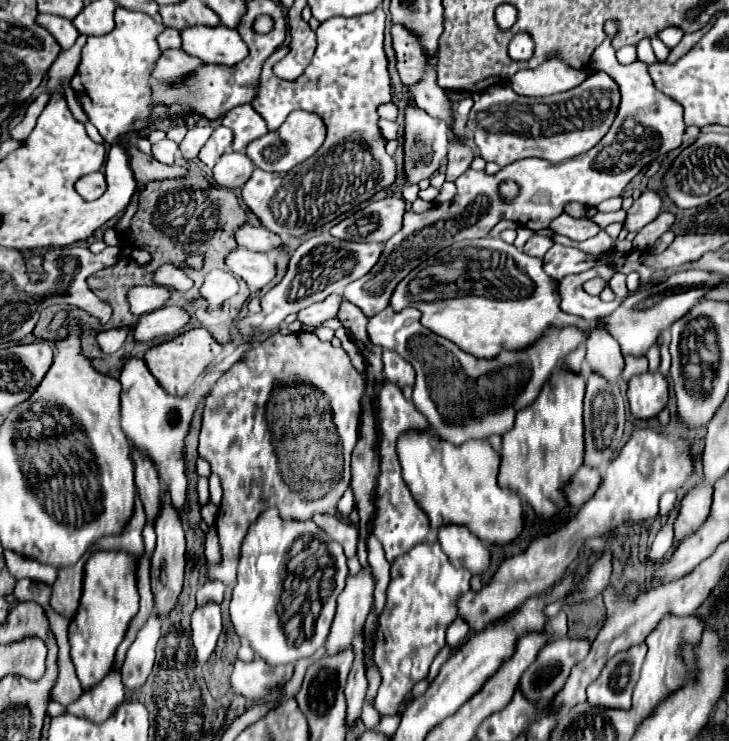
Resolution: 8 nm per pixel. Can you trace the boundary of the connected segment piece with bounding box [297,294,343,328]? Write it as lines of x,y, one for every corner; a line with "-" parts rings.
331,294
327,300
323,300
323,302
319,302
319,304
311,304
309,308
303,308
303,312
297,314
297,320
299,320
303,326
313,326
313,328
317,328
321,322
337,316
341,300
343,300
341,296

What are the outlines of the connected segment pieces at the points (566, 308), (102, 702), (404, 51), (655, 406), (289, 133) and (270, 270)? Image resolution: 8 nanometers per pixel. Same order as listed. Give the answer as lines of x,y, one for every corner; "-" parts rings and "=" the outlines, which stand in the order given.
598,266
575,274
575,276
565,276
559,282
559,296
561,296
561,308
563,312
571,312
575,316
581,316
585,320
591,320
591,316
609,316
619,308
621,300
613,302
601,302
597,296
589,296
583,292
583,282
596,276
604,279
611,279
613,270
606,266
=
115,668
95,686
83,692
79,700
65,706
67,714
83,716
93,722
103,722
111,716
111,712
123,702
123,682
121,672
115,672
=
399,24
391,28
391,36
393,36
393,50
397,56
397,72
401,76
401,82
405,86
415,84
421,78
425,68
423,50
419,48
419,42
415,40
415,36
=
645,372
629,380
631,414
639,420
655,418
667,406
667,380
661,372
=
295,110
287,116
287,120
273,132
267,132
265,136
253,140
247,146
247,156
251,158
251,162
267,172
289,172
293,166
305,162
307,158
311,158
321,144
325,142
325,124
317,114
311,112
303,112
303,110
=
235,248
225,256
225,264
233,274
241,276
251,290
261,290
275,276
275,264
265,252

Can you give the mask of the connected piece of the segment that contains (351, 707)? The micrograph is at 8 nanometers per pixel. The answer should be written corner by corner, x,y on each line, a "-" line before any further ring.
359,632
359,636
355,636
355,644
353,644
353,652
355,652
355,660
347,678
347,686
345,686
345,698
347,698
347,724
353,724
359,714
361,714
361,706
365,704
365,690
367,690
367,678
365,678
365,666
363,666
363,632

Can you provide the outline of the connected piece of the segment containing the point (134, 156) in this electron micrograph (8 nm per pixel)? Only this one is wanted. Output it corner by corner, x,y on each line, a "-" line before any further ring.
127,144
127,156
131,156
131,172
137,182
137,190
143,190
149,180
161,180
161,178
177,178
185,174
185,168
181,166
167,166
151,158
149,154
143,154
133,144

